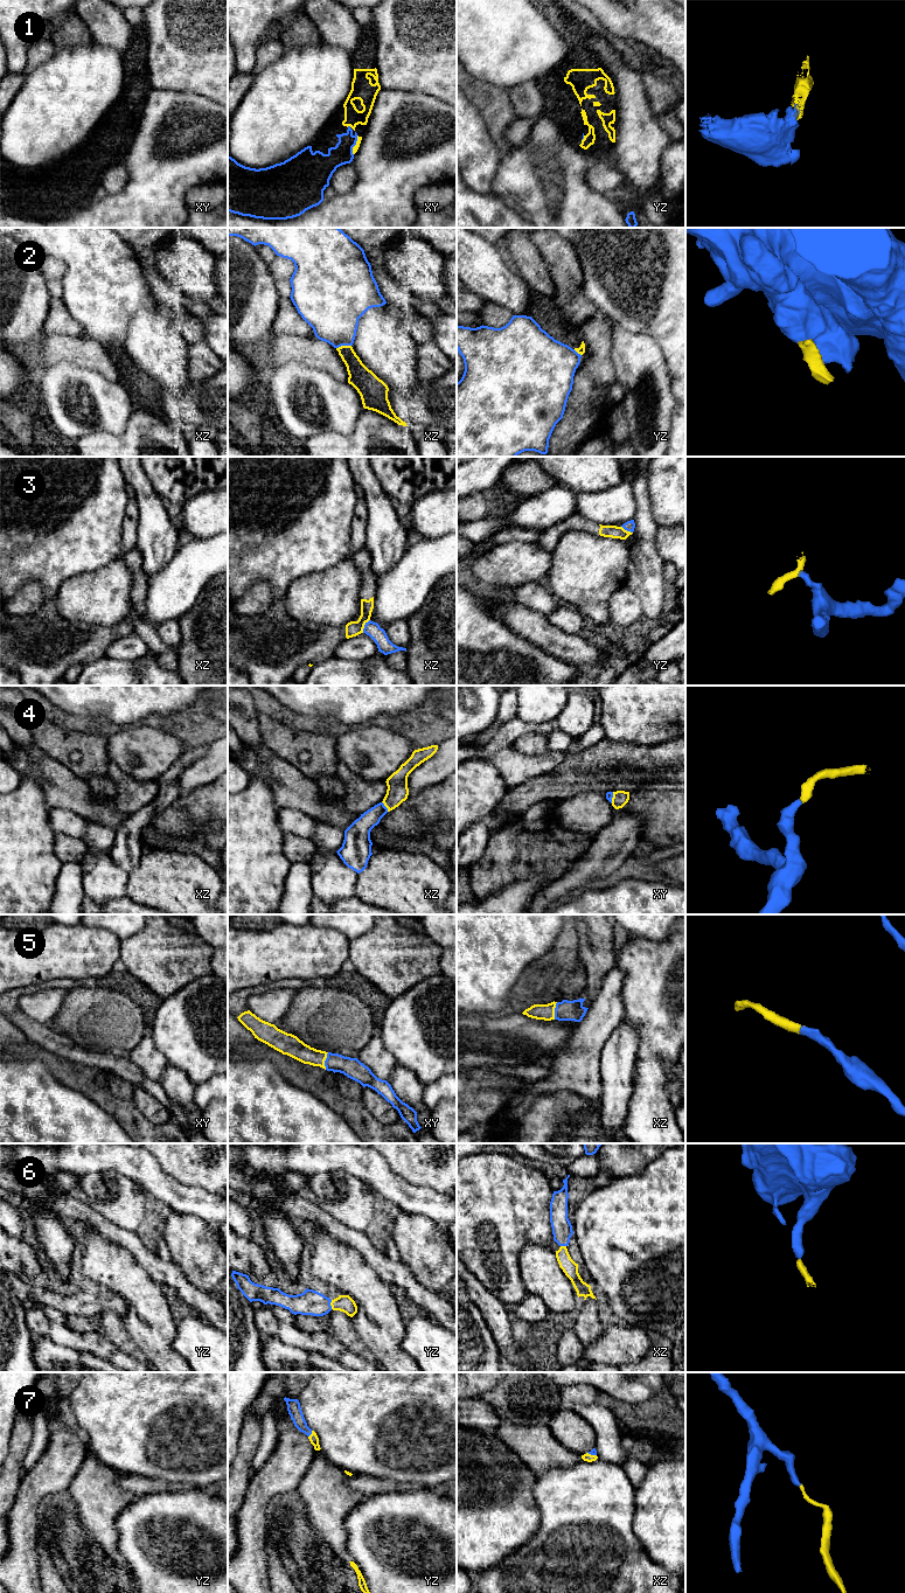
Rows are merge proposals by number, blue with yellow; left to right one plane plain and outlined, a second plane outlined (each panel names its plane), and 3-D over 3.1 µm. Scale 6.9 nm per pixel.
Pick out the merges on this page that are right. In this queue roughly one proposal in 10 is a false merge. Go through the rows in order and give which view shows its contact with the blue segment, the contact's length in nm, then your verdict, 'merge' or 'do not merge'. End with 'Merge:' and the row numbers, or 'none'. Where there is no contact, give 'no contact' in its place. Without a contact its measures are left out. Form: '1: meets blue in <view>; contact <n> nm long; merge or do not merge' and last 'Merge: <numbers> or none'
1: meets blue in xy; contact 140 nm long; merge
2: meets blue in xz; contact 110 nm long; do not merge
3: meets blue in xz; contact 110 nm long; do not merge
4: meets blue in xz; contact 80 nm long; merge
5: meets blue in xy; contact 120 nm long; merge
6: meets blue in yz; contact 60 nm long; merge
7: meets blue in yz; contact 50 nm long; merge
Merge: 1, 4, 5, 6, 7

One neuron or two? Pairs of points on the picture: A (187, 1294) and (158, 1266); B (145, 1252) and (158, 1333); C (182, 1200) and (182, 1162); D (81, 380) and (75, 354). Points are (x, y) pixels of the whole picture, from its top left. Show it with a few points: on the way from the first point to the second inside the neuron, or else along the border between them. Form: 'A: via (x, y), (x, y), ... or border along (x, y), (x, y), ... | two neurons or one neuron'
A: via (181, 1287), (165, 1272) | one neuron
B: border along (130, 1253), (159, 1285) | two neurons
C: border along (161, 1167), (178, 1181), (209, 1191) | two neurons
D: border along (49, 366), (71, 362), (103, 376) | two neurons

